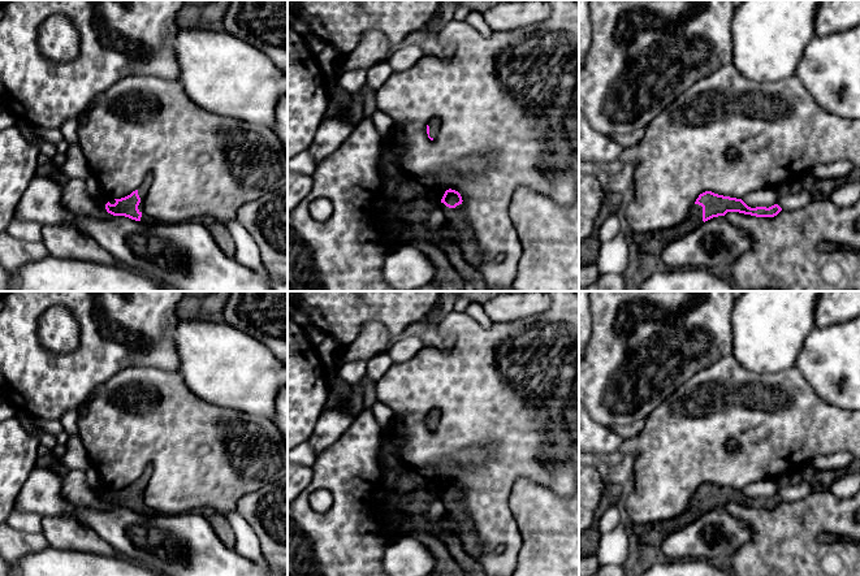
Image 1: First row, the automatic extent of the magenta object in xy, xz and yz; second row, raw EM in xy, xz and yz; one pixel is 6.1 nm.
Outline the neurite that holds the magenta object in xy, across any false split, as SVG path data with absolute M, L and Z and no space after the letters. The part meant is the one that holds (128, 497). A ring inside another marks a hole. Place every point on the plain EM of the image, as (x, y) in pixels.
M147 465L141 477L130 486L113 490L101 486L98 493L101 499L113 507L125 507L144 515L152 511L144 504L144 490L152 475L152 465Z

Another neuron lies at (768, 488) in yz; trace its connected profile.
M766 478L761 481L755 481L747 485L742 491L751 499L756 498L772 498L778 495L779 485L775 478Z

